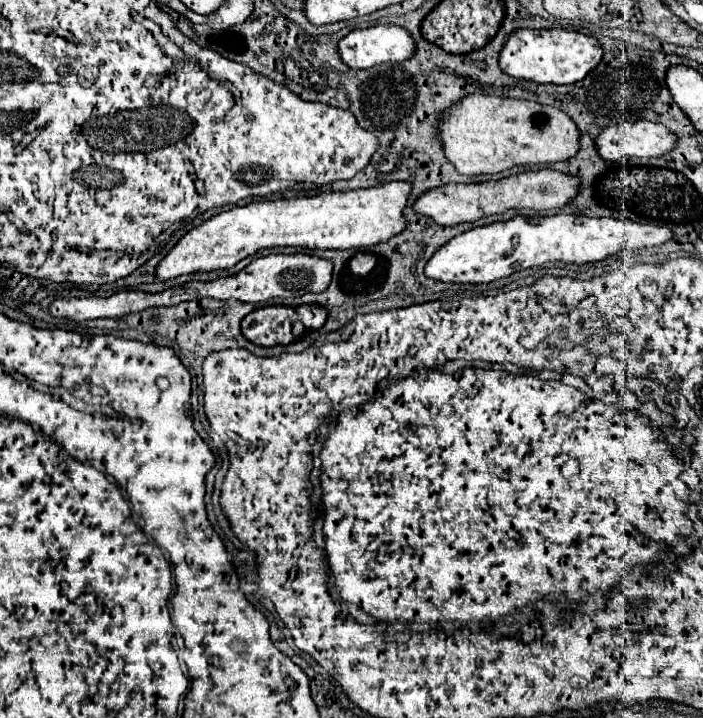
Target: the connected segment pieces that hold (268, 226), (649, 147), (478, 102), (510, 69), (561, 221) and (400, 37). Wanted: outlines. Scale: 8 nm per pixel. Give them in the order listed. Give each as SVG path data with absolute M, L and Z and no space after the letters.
M390 182L384 186L348 190L348 192L324 192L310 198L282 198L268 202L250 202L236 206L228 212L220 212L200 226L192 228L172 252L160 262L158 280L170 280L190 272L210 272L218 268L232 268L246 256L264 248L300 246L300 248L368 248L378 242L386 242L404 230L406 220L402 210L410 194L408 182Z
M618 122L602 128L602 132L596 136L596 150L602 160L620 160L620 158L656 158L666 154L676 144L676 136L668 132L664 126L654 122Z
M466 94L438 114L438 142L448 162L464 176L494 174L516 164L550 164L578 152L580 132L562 110L532 100L514 100L488 94Z
M514 30L498 54L500 70L512 78L536 84L574 84L584 80L602 60L596 38L570 30Z
M572 214L522 218L514 216L506 222L494 222L488 226L474 226L468 232L446 242L424 266L426 278L440 282L492 282L510 276L518 268L542 266L552 260L584 264L596 262L624 248L636 250L642 246L656 246L670 240L672 234L664 226L642 224L622 218L588 218Z
M372 26L344 36L338 44L338 54L350 70L366 70L376 64L410 58L414 54L414 40L400 26Z

